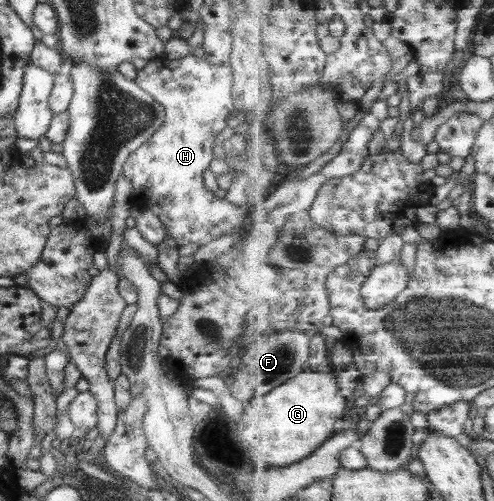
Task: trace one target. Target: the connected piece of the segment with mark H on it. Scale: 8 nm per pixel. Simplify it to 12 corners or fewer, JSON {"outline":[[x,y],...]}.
{"outline":[[148,60],[164,109],[121,166],[131,208],[177,246],[245,230],[203,185],[234,102],[232,68]]}

